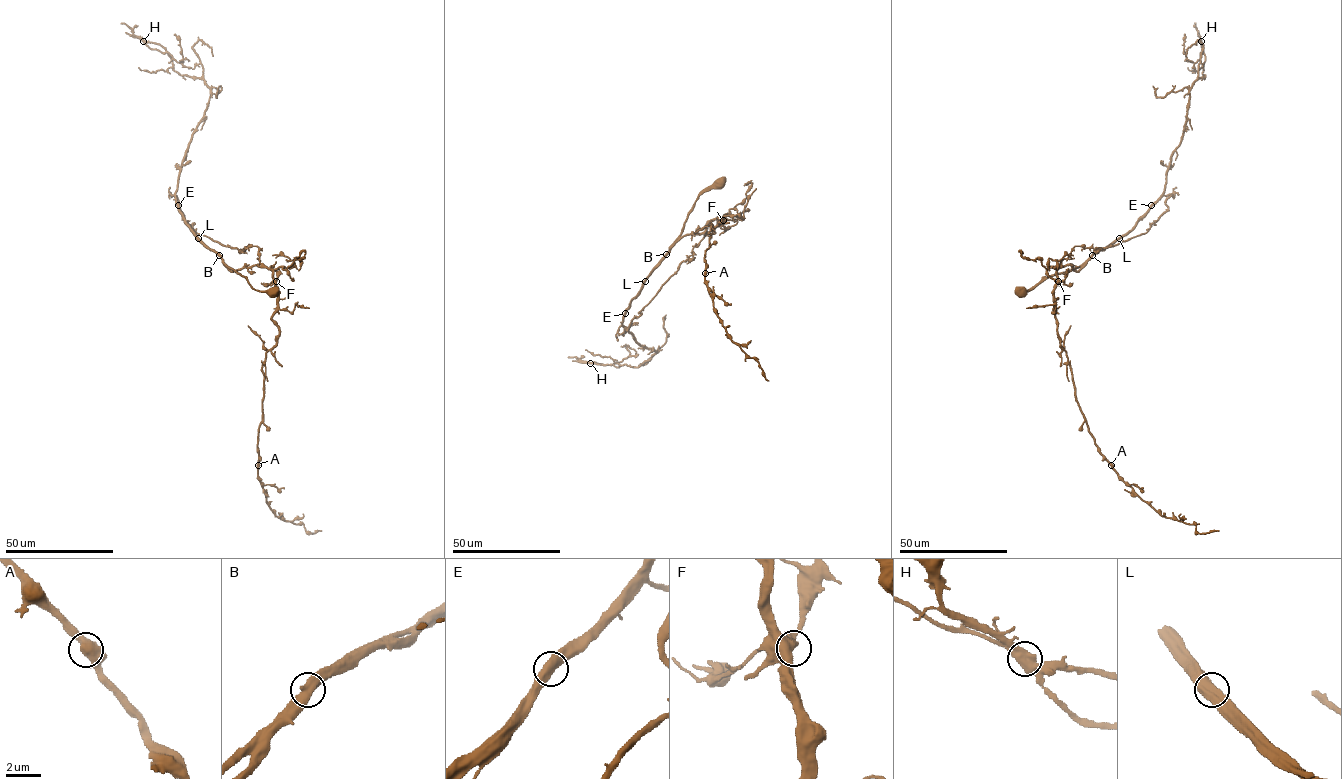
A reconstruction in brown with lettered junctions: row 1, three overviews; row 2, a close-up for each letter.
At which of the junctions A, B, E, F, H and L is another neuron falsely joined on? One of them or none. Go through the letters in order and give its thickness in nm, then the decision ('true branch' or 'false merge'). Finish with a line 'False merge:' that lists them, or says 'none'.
A: 550 nm thick; true branch
B: 550 nm thick; true branch
E: 550 nm thick; true branch
F: 500 nm thick; true branch
H: 550 nm thick; false merge
L: 550 nm thick; true branch
False merge: H

